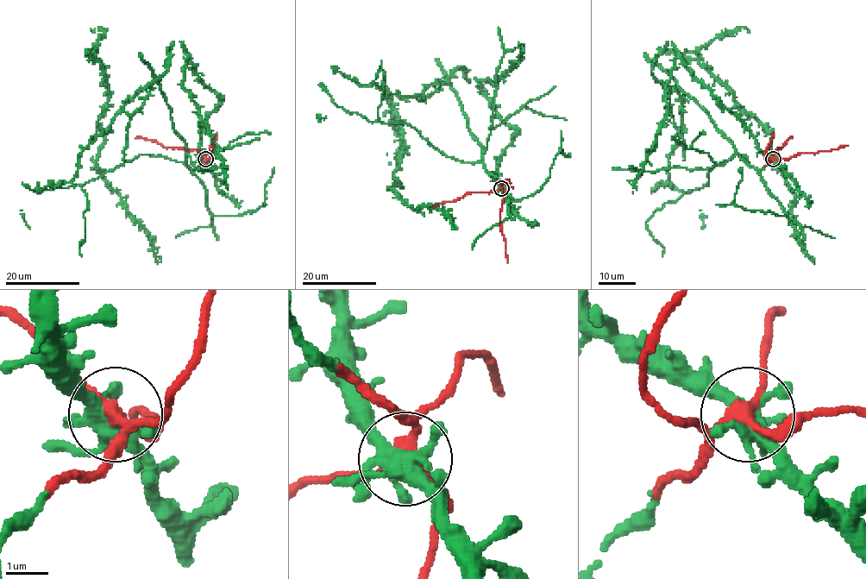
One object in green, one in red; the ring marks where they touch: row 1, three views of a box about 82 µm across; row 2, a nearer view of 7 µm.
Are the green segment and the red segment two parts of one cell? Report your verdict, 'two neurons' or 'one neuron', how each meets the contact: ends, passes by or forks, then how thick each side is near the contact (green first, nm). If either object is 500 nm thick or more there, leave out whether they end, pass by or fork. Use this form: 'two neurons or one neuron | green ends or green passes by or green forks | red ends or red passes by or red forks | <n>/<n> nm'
one neuron | green forks | red forks | 400/260 nm

